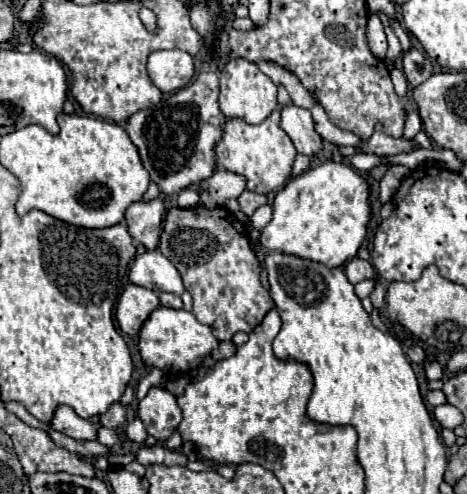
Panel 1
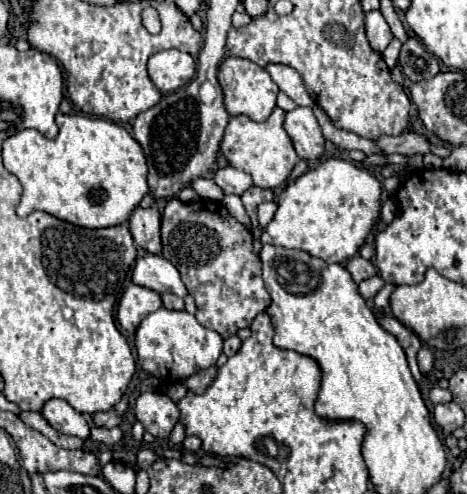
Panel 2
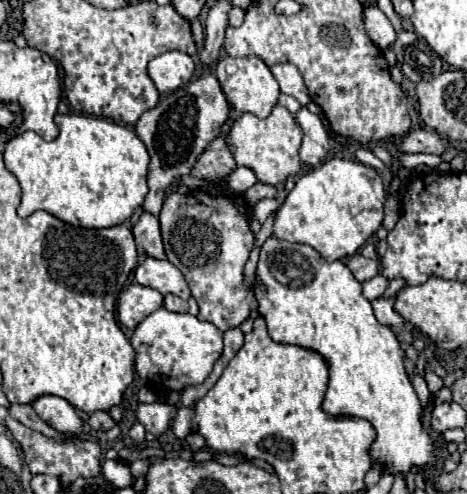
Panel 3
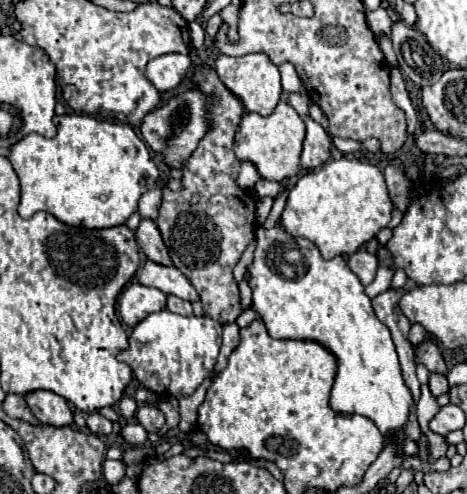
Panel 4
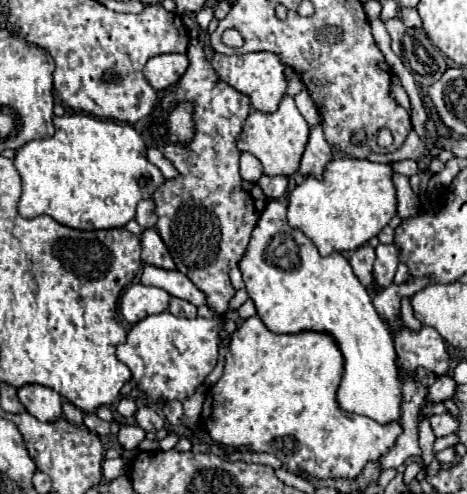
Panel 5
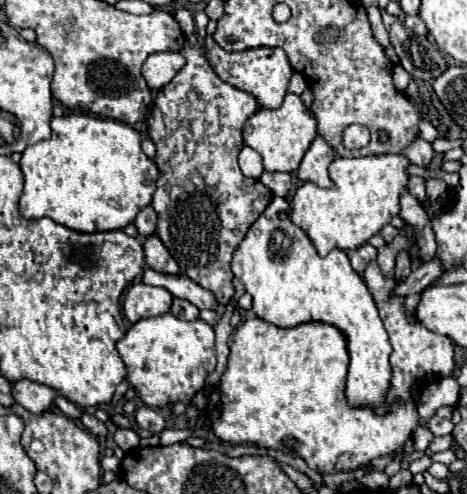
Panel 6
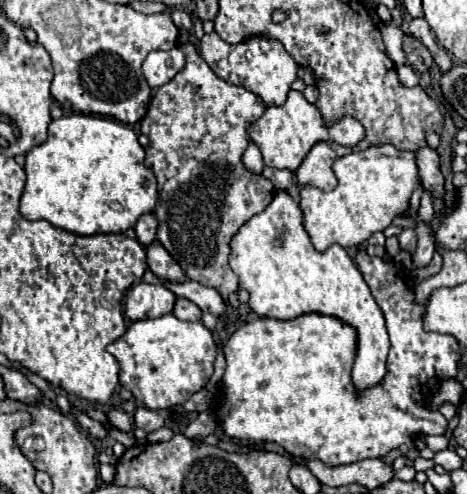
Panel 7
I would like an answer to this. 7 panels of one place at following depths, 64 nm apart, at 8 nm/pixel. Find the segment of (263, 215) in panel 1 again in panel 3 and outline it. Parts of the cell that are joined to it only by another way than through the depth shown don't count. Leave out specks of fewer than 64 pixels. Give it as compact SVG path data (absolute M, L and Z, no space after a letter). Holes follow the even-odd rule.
M274 198L258 200L258 202L254 204L254 216L256 216L256 220L262 224L262 222L264 222L276 208L278 208L278 202L276 202Z

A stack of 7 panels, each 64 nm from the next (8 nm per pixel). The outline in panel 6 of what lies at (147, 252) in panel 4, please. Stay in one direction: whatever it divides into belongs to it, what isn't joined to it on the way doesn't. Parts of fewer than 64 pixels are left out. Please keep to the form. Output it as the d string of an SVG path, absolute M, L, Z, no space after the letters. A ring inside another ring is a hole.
M154 234L148 236L144 242L144 256L146 256L146 264L156 270L156 272L164 272L164 274L180 274L180 268L176 264L176 260L170 256L170 252L166 250L166 246L162 244L162 240Z

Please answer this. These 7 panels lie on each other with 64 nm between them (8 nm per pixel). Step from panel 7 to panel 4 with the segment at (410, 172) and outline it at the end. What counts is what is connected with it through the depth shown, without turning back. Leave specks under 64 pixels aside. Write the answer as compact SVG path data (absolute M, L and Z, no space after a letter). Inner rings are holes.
M338 158L338 160L328 160L324 166L304 174L296 186L288 194L286 208L282 212L282 224L288 234L294 238L302 236L314 242L324 258L334 258L342 254L354 254L360 246L364 246L368 240L372 240L382 228L392 218L392 198L384 182L382 170L368 162L368 160L348 160L348 158Z

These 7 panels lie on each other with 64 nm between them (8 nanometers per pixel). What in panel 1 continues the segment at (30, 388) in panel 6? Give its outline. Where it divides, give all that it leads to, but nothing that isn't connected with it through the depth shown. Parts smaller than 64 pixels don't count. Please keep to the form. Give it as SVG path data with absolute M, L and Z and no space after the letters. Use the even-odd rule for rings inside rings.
M56 406L50 426L76 440L96 440L96 428L88 420L80 418L70 406Z

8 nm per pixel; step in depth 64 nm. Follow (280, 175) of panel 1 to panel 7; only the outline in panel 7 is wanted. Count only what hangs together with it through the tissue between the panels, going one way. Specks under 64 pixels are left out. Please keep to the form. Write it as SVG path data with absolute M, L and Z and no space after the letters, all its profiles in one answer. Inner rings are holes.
M296 90L288 92L288 100L282 106L268 106L264 116L258 118L248 132L250 142L254 142L260 148L266 166L286 168L292 172L302 164L310 148L318 142L336 142L342 146L354 146L364 138L364 126L358 120L352 120L352 116L338 120L332 126L326 126L324 118L320 116L320 110L314 104L310 104L302 92Z

